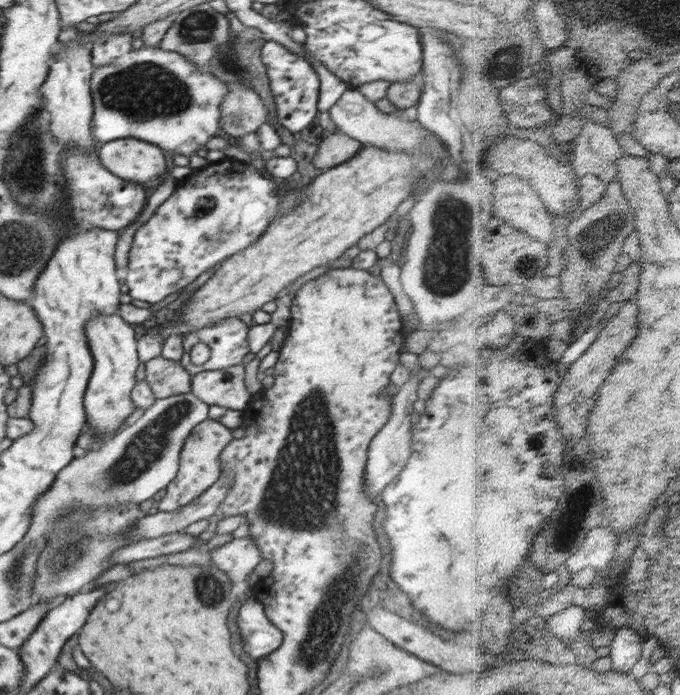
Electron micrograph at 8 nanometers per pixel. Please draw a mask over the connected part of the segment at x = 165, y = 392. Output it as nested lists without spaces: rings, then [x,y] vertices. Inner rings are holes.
[[[162,356],[146,363],[145,381],[155,399],[191,393],[192,377],[179,361],[166,360]]]

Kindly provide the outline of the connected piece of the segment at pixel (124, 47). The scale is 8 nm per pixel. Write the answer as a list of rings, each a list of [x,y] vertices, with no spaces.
[[[96,34],[91,50],[92,64],[100,68],[102,64],[110,64],[119,56],[132,49],[132,34]]]

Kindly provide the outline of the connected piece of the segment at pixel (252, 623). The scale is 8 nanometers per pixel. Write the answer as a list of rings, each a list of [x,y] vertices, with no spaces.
[[[255,598],[246,599],[238,612],[238,628],[244,642],[244,650],[253,659],[267,657],[283,641],[283,634],[276,628]]]

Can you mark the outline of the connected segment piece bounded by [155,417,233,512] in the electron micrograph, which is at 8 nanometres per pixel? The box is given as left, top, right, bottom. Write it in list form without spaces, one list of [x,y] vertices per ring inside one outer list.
[[[210,419],[203,420],[190,436],[185,440],[180,455],[180,469],[175,479],[168,484],[166,495],[155,505],[160,511],[172,512],[192,503],[203,492],[206,492],[221,477],[221,452],[222,449],[233,439],[233,429],[229,429],[225,424]]]

